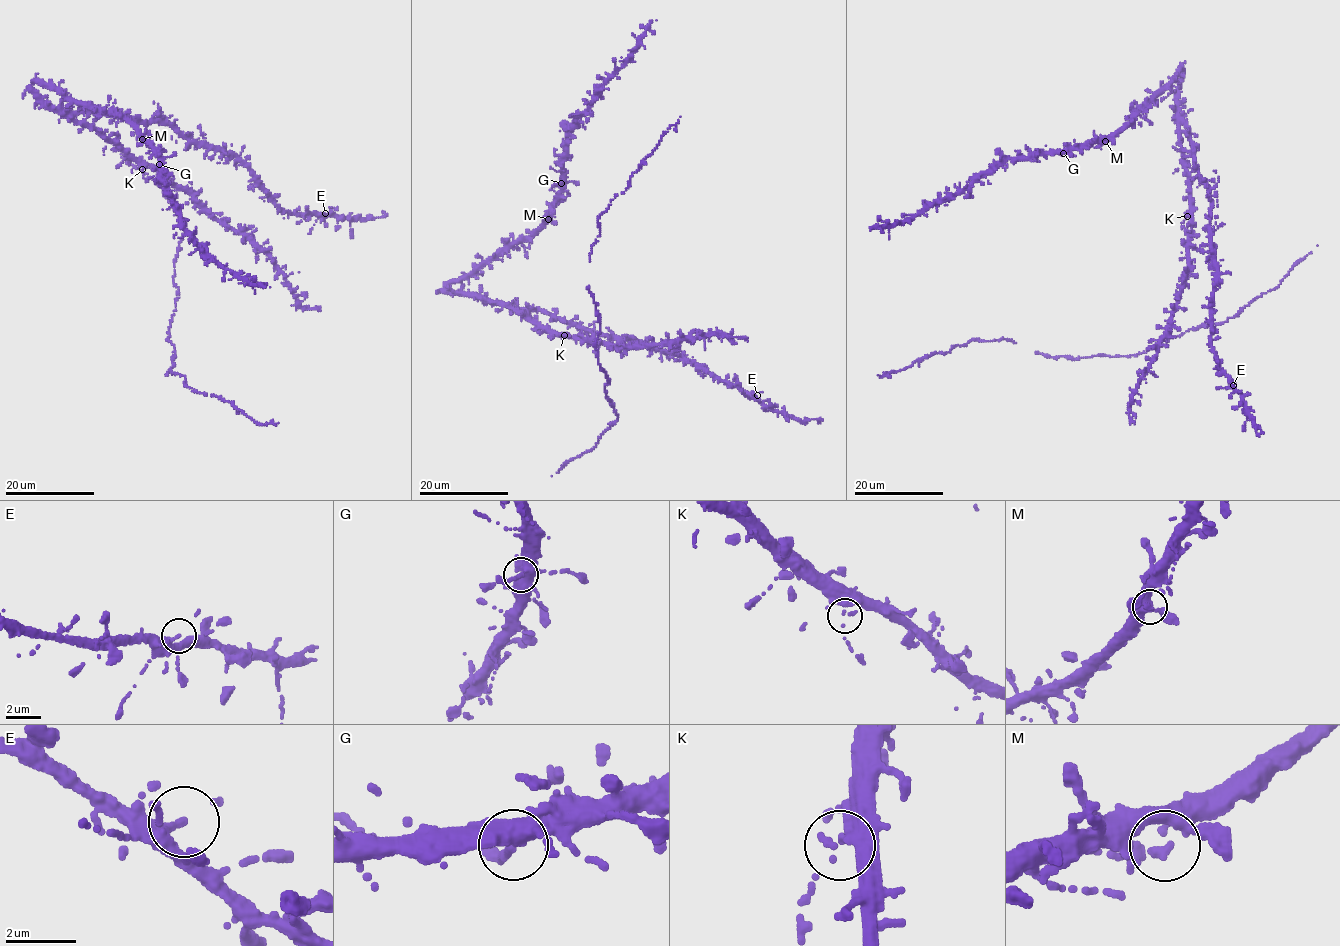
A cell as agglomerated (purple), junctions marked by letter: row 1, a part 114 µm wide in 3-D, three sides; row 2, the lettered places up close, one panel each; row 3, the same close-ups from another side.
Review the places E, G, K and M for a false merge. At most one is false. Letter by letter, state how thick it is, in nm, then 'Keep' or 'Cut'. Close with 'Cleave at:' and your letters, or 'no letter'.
E: Thickness 240 nm. Keep
G: Thickness 240 nm. Keep
K: Thickness 220 nm. Keep
M: Thickness 240 nm. Keep
Cleave at: no letter

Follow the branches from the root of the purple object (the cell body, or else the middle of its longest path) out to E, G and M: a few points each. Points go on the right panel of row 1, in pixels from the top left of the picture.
E: (1189, 211), (1188, 169), (1179, 133), (1182, 123), (1209, 192), (1217, 282), (1211, 307), (1211, 346), (1233, 385)
G: (1189, 211), (1188, 169), (1180, 135), (1177, 96), (1183, 67), (1153, 100), (1115, 134), (1068, 147), (1063, 153)
M: (1189, 211), (1188, 169), (1180, 135), (1177, 96), (1183, 67), (1153, 100), (1105, 141)

